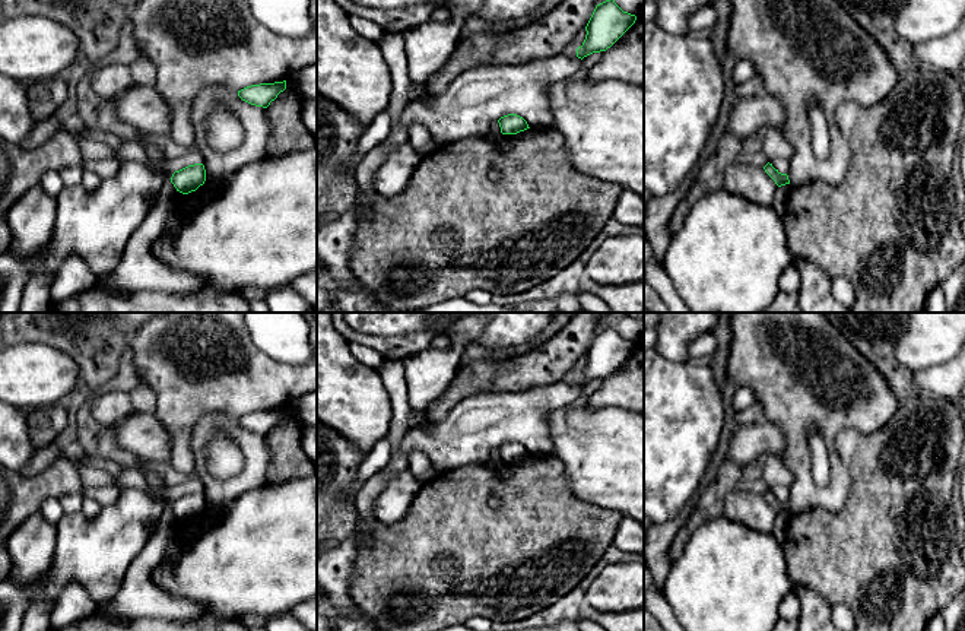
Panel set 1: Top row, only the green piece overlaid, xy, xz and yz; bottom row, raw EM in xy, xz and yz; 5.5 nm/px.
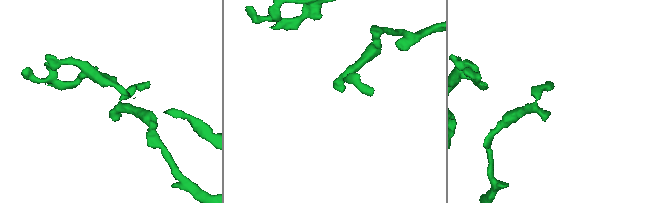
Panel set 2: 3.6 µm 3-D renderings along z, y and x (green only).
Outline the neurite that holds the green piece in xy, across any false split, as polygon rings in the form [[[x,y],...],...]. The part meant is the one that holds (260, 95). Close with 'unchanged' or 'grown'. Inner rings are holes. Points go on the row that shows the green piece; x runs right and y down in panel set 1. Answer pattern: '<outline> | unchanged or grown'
[[[286,80],[274,83],[251,85],[238,91],[238,96],[255,107],[267,108],[280,92],[286,89]]] | unchanged

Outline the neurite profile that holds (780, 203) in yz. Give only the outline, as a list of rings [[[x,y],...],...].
[[[785,184],[777,188],[777,197],[775,202],[772,203],[772,207],[777,210],[781,219],[784,219],[785,216],[787,197],[791,187],[793,187],[791,184]]]

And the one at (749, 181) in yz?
[[[734,161],[726,169],[723,188],[752,203],[772,206],[778,186],[764,168]]]

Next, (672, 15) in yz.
[[[655,0],[655,22],[673,35],[689,35],[689,16],[715,0]]]

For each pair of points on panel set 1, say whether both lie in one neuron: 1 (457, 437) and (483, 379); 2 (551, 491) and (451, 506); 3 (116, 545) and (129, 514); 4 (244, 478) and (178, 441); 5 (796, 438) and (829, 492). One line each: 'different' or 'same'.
1: different
2: same
3: same
4: different
5: same

